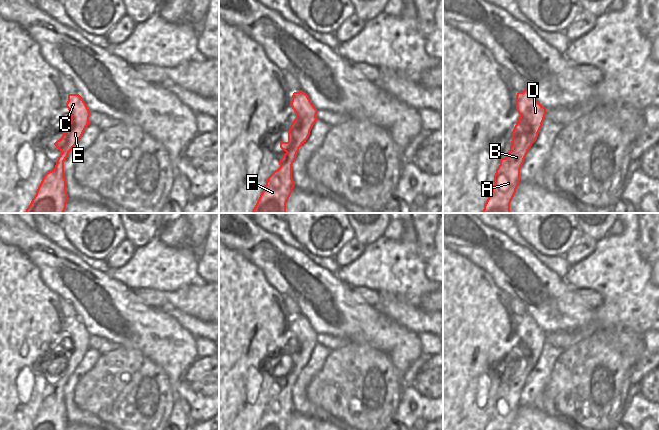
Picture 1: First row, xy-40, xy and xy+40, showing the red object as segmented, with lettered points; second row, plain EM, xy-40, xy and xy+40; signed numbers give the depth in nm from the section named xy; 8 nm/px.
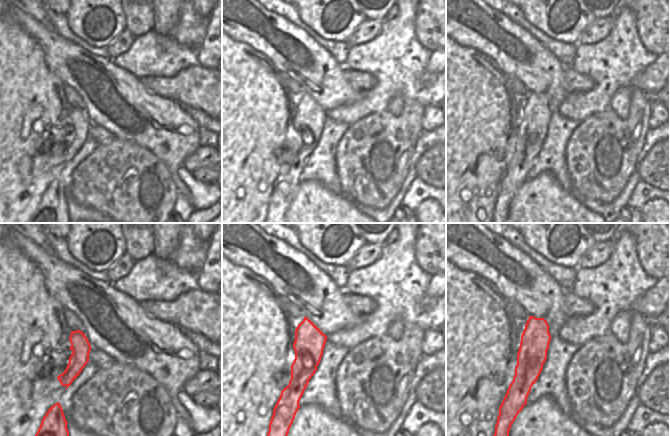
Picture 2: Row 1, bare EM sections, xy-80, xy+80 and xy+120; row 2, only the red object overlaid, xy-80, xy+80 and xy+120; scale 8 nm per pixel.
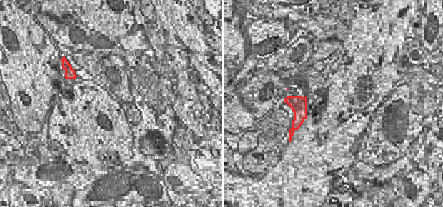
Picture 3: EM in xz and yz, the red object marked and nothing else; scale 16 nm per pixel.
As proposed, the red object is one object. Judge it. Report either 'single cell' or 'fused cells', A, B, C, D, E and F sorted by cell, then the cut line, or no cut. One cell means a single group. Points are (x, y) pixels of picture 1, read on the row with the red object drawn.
single cell; groups A B C D E F; cut none

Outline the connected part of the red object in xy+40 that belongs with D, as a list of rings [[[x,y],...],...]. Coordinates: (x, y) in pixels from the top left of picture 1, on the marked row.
[[[527,88],[516,95],[516,109],[520,117],[512,131],[512,145],[505,158],[500,159],[500,165],[494,175],[492,191],[484,205],[482,213],[510,213],[510,203],[520,183],[520,169],[532,144],[536,141],[546,115],[546,108]]]

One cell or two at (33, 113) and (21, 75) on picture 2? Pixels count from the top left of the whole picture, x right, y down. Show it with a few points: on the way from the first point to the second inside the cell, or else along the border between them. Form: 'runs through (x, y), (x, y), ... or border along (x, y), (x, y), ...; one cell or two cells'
runs through (24, 104), (21, 101), (21, 84); one cell

